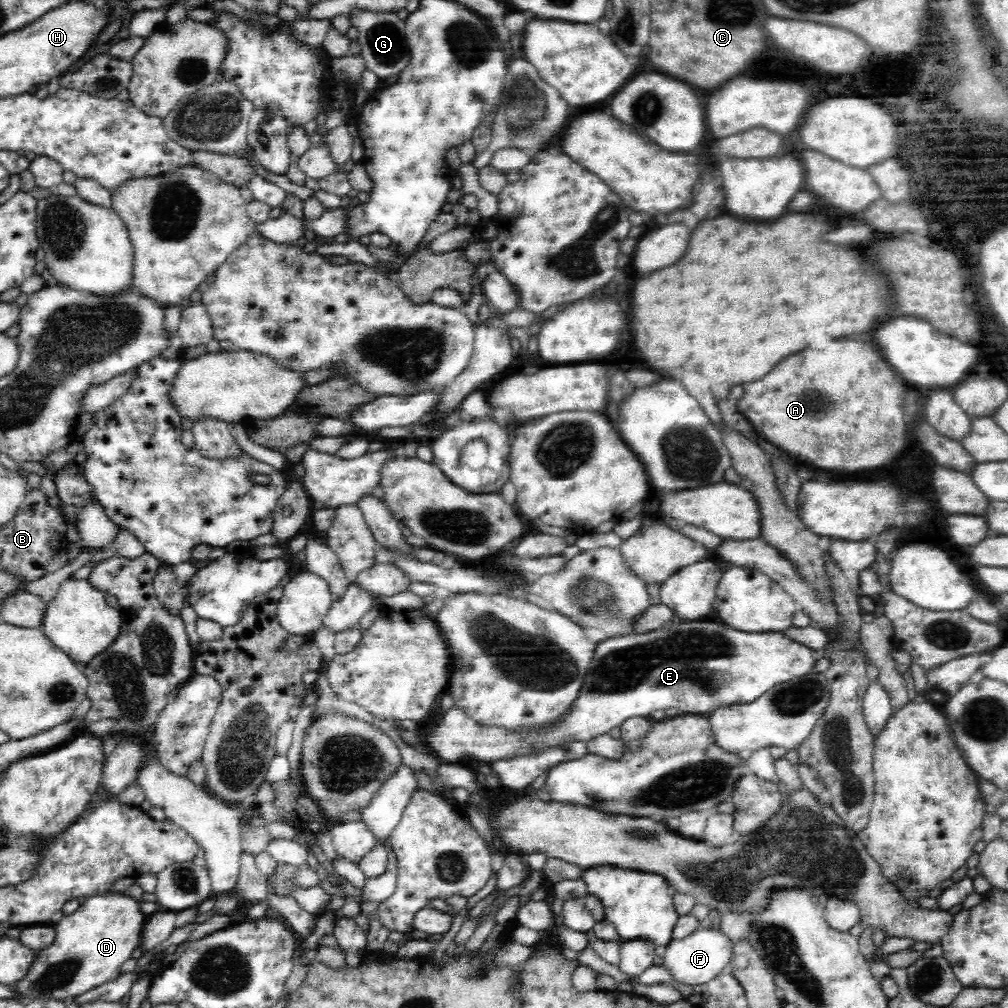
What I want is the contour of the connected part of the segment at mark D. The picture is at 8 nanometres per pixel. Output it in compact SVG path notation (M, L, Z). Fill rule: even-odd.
M120 894L94 895L86 898L86 902L78 907L76 912L64 915L62 919L53 924L55 938L49 947L35 951L36 958L30 964L26 976L12 984L14 1001L29 1002L33 1000L61 1000L76 998L109 980L114 980L121 974L120 967L126 960L132 958L132 952L138 949L141 943L142 926L148 916L140 912L138 902L130 896Z

